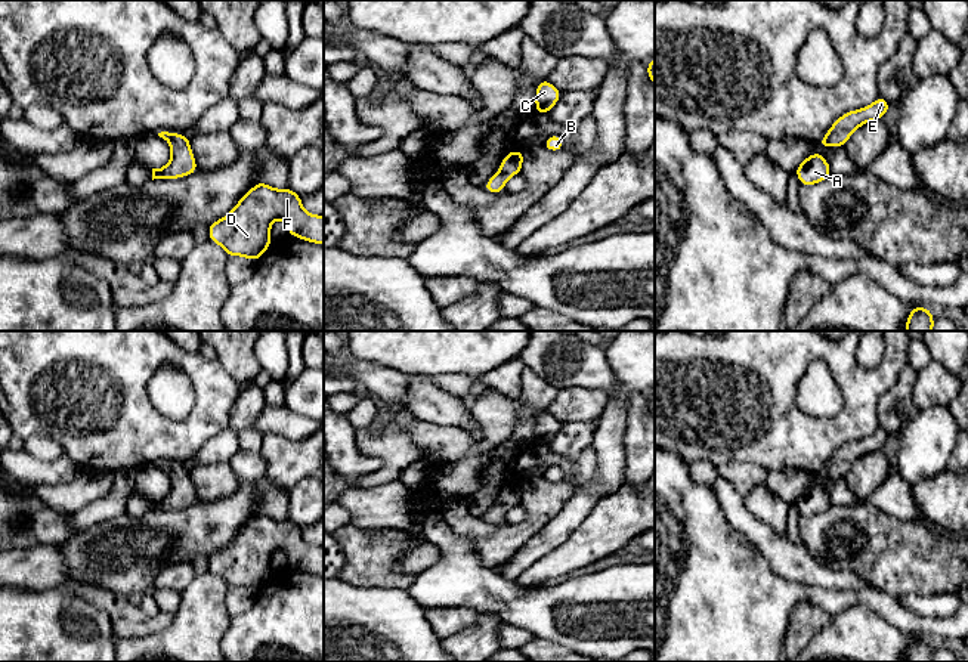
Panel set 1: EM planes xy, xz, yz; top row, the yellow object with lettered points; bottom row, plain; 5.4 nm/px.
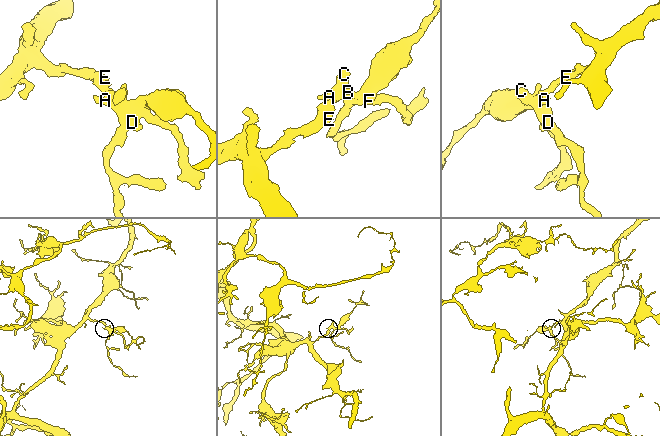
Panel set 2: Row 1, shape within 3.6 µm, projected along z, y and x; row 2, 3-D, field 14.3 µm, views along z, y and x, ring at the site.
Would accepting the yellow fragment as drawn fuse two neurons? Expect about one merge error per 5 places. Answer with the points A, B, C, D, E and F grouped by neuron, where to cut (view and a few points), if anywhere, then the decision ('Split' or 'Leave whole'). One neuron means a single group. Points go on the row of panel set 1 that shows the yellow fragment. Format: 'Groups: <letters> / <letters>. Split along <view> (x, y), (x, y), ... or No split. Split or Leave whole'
Groups: A B C D E F. No split. Leave whole

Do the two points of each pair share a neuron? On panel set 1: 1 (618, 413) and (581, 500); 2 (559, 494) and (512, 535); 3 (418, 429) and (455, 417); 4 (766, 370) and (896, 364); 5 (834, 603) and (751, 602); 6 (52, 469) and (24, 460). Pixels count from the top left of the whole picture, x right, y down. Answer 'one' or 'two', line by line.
1: one
2: one
3: two
4: one
5: one
6: one

